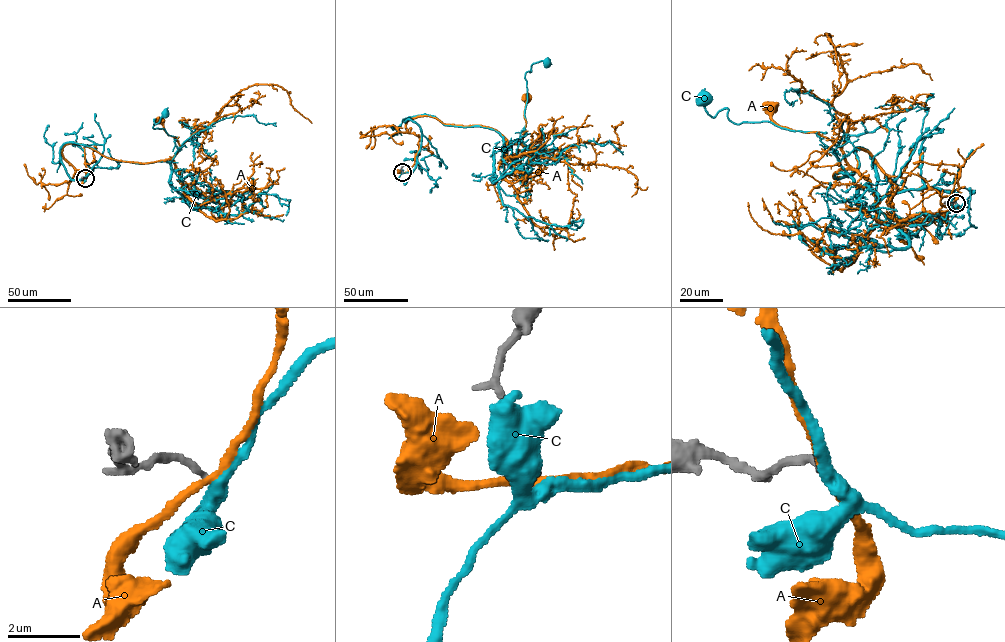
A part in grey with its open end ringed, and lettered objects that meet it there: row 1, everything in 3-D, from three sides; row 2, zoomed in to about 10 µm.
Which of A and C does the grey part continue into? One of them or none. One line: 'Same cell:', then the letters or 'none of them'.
Same cell: none of them

